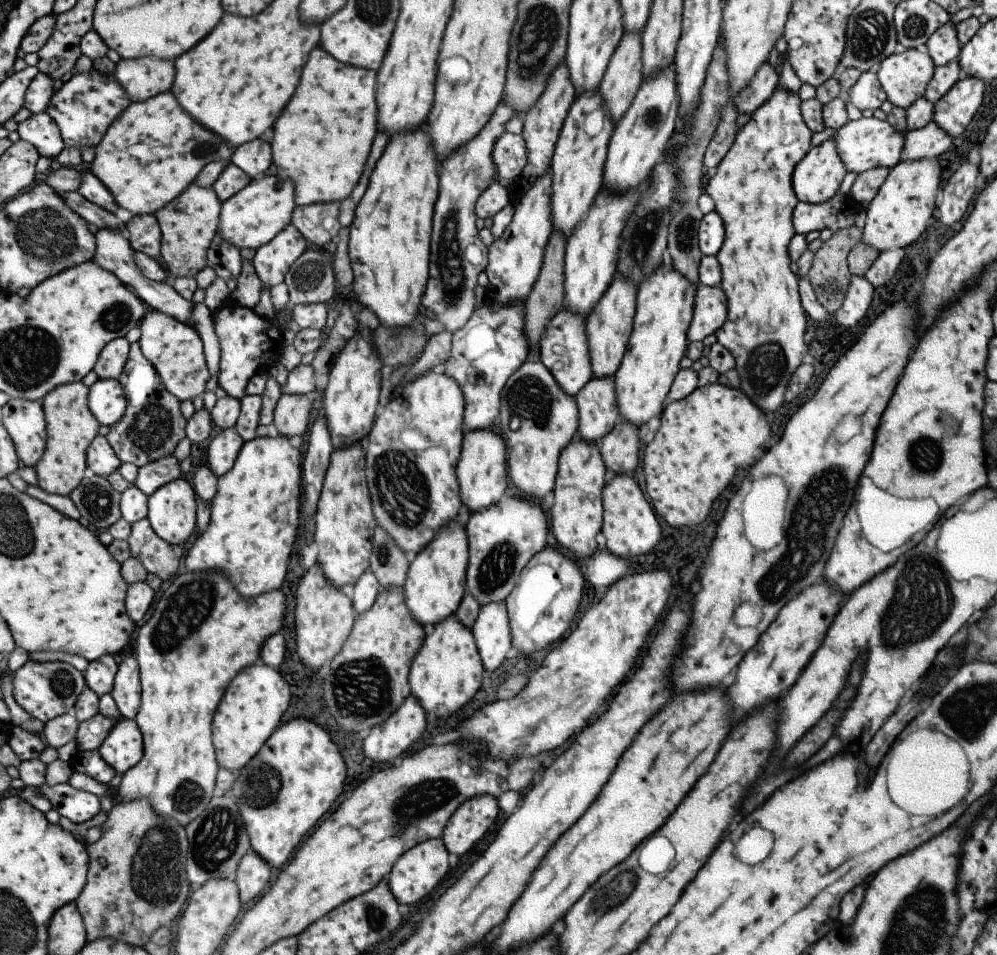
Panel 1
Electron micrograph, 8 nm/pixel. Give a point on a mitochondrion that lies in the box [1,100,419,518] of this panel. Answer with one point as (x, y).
(43, 235)

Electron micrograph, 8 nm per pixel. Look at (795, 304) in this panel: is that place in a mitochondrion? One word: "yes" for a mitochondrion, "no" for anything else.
no

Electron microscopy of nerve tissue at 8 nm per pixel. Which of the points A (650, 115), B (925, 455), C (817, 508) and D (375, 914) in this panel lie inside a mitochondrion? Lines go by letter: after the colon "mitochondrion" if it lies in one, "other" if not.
A: mitochondrion
B: mitochondrion
C: mitochondrion
D: mitochondrion

